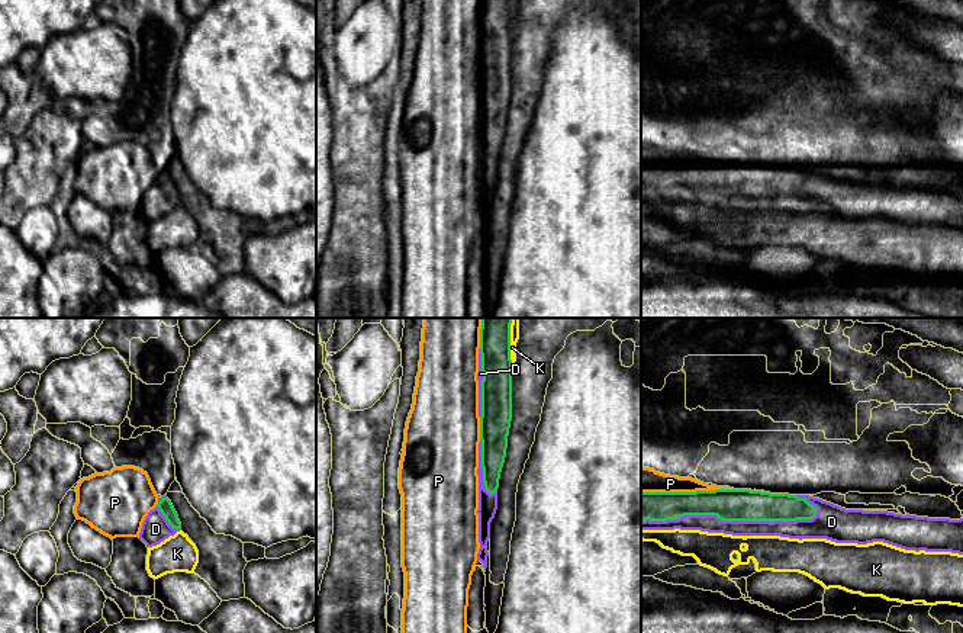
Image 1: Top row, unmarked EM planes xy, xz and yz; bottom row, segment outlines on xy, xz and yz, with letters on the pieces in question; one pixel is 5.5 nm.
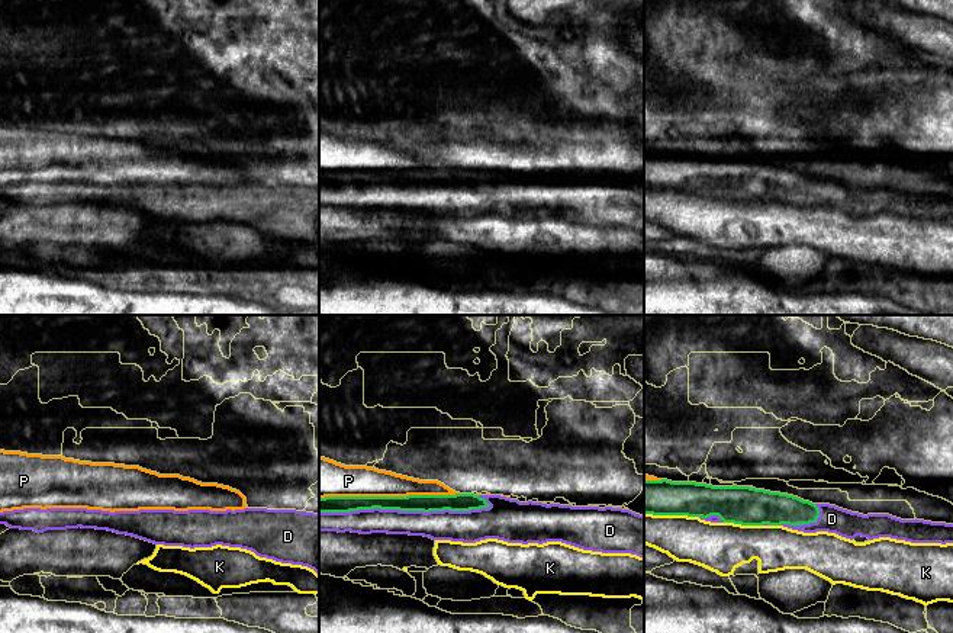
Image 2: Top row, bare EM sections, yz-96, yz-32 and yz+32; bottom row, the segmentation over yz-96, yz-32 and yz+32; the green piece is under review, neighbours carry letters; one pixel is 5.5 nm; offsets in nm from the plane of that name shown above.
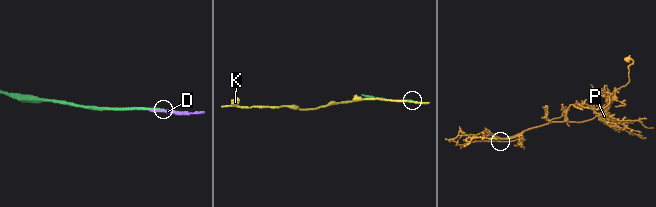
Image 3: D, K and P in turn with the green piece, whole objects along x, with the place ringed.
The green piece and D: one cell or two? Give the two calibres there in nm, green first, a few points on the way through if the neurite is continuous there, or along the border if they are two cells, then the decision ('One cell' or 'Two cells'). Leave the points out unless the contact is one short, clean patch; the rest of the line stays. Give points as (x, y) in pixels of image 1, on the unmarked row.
Thickness 180 nm (green) against 100 nm. One cell

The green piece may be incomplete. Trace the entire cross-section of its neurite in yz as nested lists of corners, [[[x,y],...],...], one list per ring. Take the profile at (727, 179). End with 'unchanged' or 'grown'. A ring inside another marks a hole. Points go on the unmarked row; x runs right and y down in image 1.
[[[750,164],[641,167],[641,205],[883,216],[905,225],[963,229],[963,193],[846,184],[809,170]]] | grown

